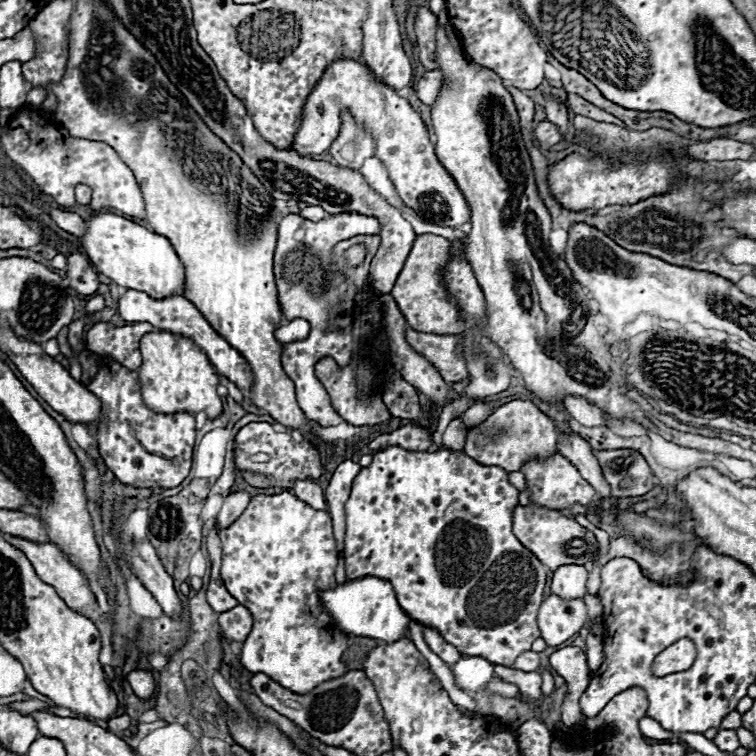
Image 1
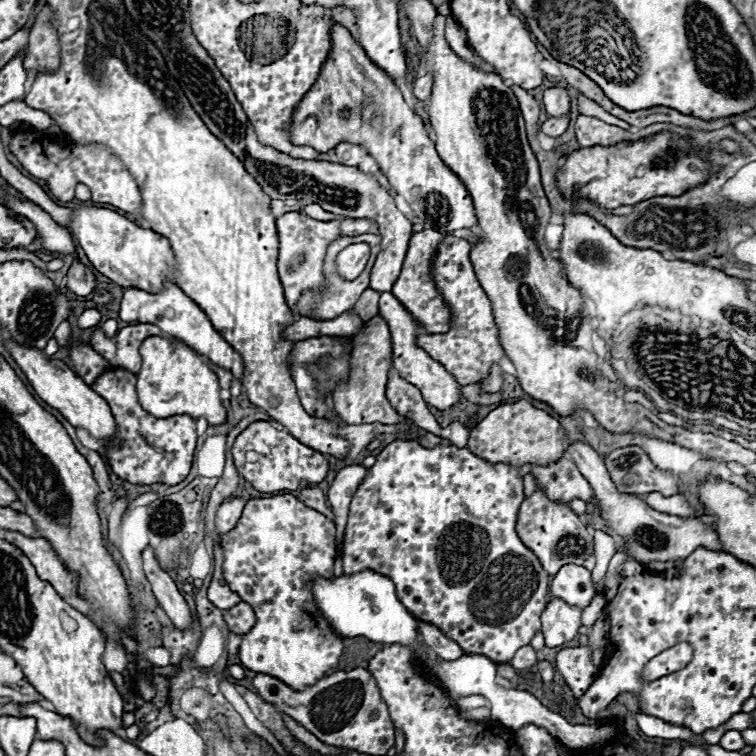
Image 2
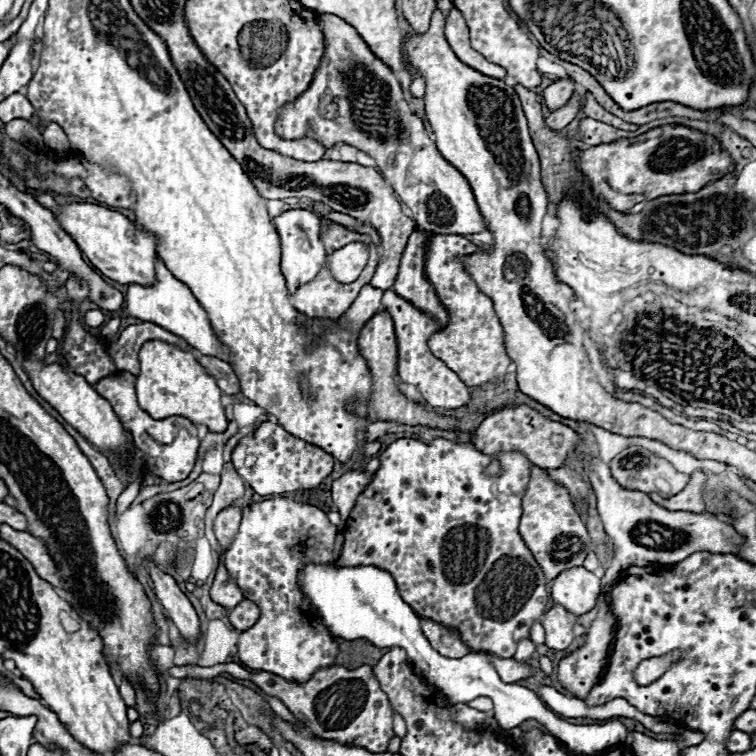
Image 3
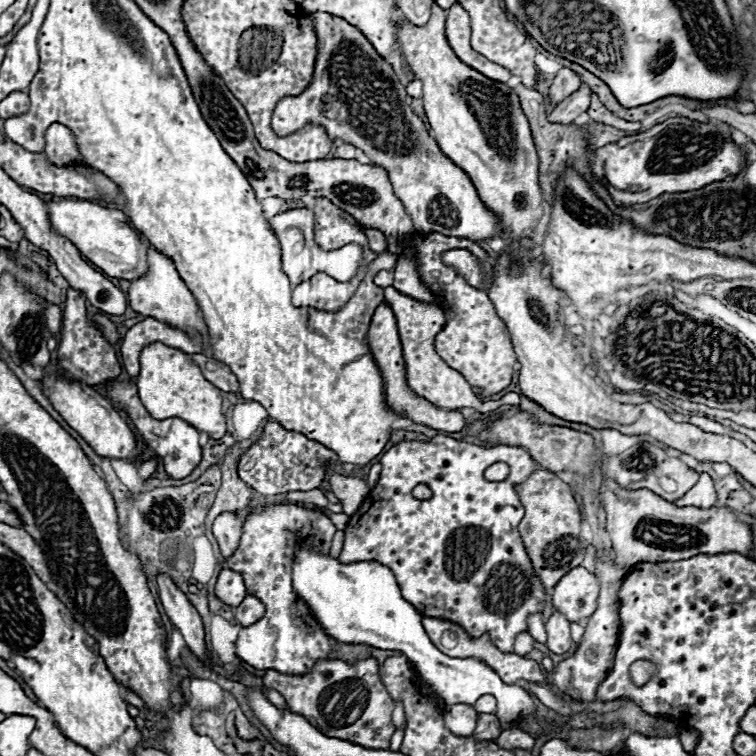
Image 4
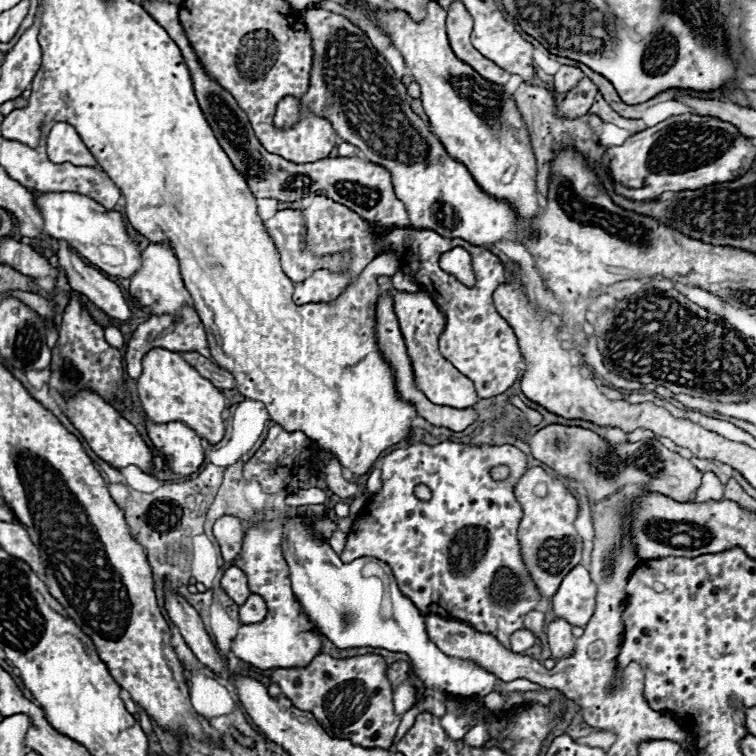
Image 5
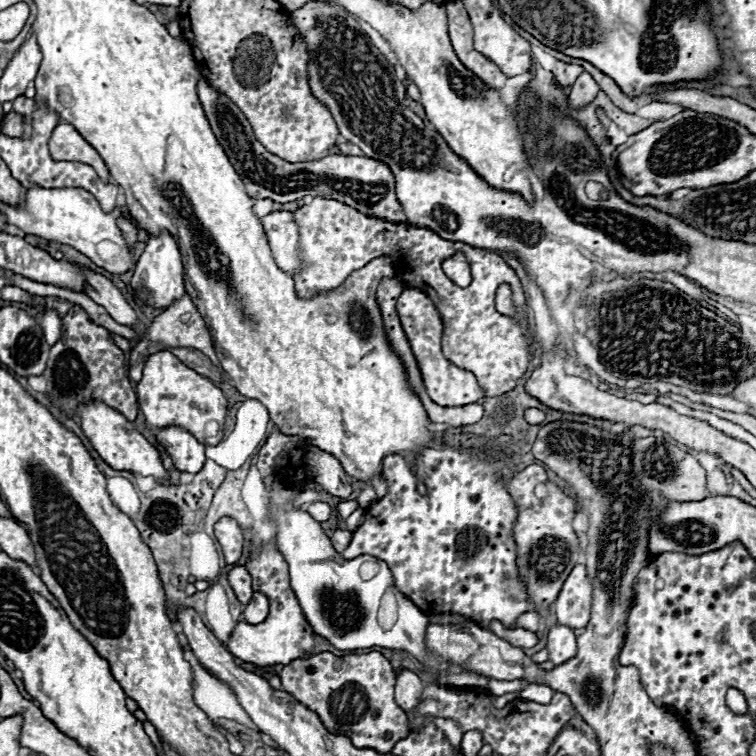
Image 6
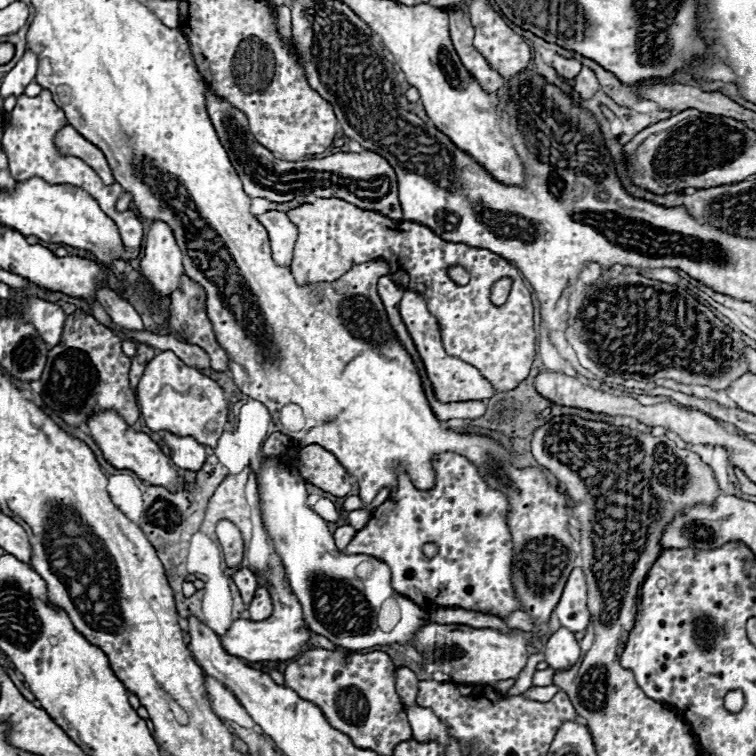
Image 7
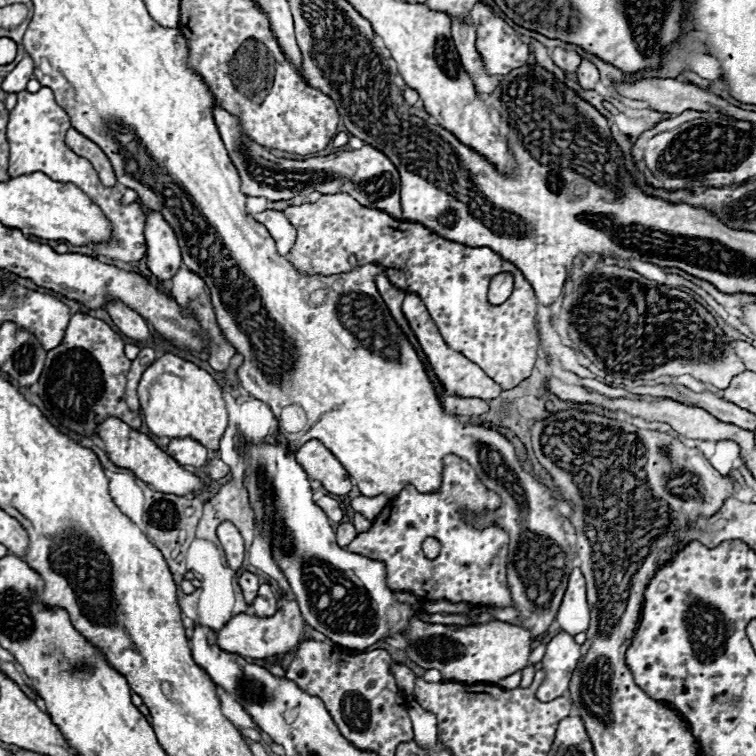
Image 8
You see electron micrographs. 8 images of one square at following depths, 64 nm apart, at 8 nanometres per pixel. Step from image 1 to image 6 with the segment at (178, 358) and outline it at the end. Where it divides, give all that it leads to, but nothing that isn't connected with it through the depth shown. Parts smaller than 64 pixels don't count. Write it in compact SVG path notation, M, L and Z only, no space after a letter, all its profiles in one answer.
M172 352L152 354L144 364L144 376L136 384L138 404L152 430L178 426L196 436L206 446L216 446L224 436L224 418L228 412L226 396L206 376L184 366Z

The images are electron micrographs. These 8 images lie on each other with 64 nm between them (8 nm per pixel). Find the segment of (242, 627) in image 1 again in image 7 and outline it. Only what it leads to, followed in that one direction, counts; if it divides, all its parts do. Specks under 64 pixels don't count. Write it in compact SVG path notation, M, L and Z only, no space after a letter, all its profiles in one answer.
M266 588L256 590L256 596L250 602L248 612L250 612L250 620L264 620L272 614L272 598Z

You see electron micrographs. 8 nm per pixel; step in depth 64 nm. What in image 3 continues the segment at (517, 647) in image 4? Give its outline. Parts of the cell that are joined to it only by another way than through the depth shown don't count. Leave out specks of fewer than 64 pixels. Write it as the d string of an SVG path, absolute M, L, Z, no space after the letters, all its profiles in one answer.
M524 638L524 640L520 640L518 642L518 648L516 648L516 654L514 654L514 658L518 660L518 662L528 662L530 660L530 656L534 654L534 642L530 640L530 638Z

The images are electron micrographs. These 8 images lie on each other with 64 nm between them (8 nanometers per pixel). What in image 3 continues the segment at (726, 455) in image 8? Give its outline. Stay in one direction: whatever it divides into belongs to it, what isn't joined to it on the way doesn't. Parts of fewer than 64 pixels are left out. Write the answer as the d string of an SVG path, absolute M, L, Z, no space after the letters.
M694 472L692 482L680 494L672 498L652 494L652 500L668 506L668 510L706 510L706 474Z

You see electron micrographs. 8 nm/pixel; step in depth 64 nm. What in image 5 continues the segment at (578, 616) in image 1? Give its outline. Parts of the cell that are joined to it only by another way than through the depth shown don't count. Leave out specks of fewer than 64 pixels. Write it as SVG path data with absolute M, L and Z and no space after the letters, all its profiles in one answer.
M554 620L548 624L548 644L552 650L554 660L568 658L574 652L574 636L572 636L572 626L564 620Z

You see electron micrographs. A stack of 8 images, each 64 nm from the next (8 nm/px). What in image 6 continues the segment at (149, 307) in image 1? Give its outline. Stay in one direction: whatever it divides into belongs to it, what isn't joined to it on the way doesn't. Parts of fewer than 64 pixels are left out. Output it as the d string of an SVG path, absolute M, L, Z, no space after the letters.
M162 230L160 234L152 236L146 244L144 254L140 256L134 276L132 276L132 288L136 294L146 300L154 308L168 308L176 298L184 296L184 274L182 274L182 258L176 240Z

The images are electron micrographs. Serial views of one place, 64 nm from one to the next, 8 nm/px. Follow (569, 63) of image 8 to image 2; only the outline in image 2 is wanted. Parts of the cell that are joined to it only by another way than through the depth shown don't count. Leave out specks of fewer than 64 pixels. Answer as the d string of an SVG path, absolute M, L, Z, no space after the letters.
M554 86L544 90L544 106L550 116L562 116L570 110L570 94L568 88Z

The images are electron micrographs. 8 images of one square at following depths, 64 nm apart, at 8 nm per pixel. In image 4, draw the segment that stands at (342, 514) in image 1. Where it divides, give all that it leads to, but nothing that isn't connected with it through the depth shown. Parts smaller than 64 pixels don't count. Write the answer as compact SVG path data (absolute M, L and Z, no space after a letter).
M330 470L330 490L340 498L344 506L344 514L354 514L370 492L364 480L346 478L342 474L336 474L334 470Z

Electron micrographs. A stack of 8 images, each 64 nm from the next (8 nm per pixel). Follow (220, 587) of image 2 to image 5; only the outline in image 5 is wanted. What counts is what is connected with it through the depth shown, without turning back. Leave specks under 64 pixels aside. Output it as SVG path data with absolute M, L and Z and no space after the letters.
M234 566L224 572L222 586L224 586L224 590L228 592L228 596L230 596L236 604L244 604L244 602L248 600L248 596L250 596L250 588L248 588L248 578L246 578L246 574L242 574L242 572L238 574L238 572L234 570Z

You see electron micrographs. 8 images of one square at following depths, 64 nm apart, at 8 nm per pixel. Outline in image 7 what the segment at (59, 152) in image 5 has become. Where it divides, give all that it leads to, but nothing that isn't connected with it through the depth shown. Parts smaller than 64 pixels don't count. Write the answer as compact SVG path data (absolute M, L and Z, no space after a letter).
M64 126L64 130L58 132L56 146L60 152L72 154L72 156L88 162L98 172L98 176L102 178L104 184L114 184L112 170L110 170L110 166L102 154L102 150L96 148L92 142L88 142L84 136L80 136L72 126Z

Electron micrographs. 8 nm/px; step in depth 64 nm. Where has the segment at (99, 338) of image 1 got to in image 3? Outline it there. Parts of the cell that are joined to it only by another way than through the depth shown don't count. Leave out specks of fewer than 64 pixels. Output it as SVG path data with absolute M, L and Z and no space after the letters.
M140 322L140 324L128 326L120 334L120 338L116 342L106 344L106 348L108 348L112 360L116 362L118 370L126 370L126 372L136 376L138 374L138 352L140 352L140 346L144 342L150 342L150 340L164 340L168 344L180 346L182 350L194 350L180 336L164 330L162 326L158 326L154 322Z

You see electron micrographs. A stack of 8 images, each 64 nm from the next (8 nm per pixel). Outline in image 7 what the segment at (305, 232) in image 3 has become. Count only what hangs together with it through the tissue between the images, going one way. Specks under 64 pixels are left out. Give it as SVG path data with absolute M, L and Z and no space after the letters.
M270 210L270 212L260 214L256 218L264 224L264 228L270 234L274 260L280 262L282 266L290 266L294 242L296 242L296 236L298 236L296 226L288 220L288 216L284 212L278 212L278 210Z

